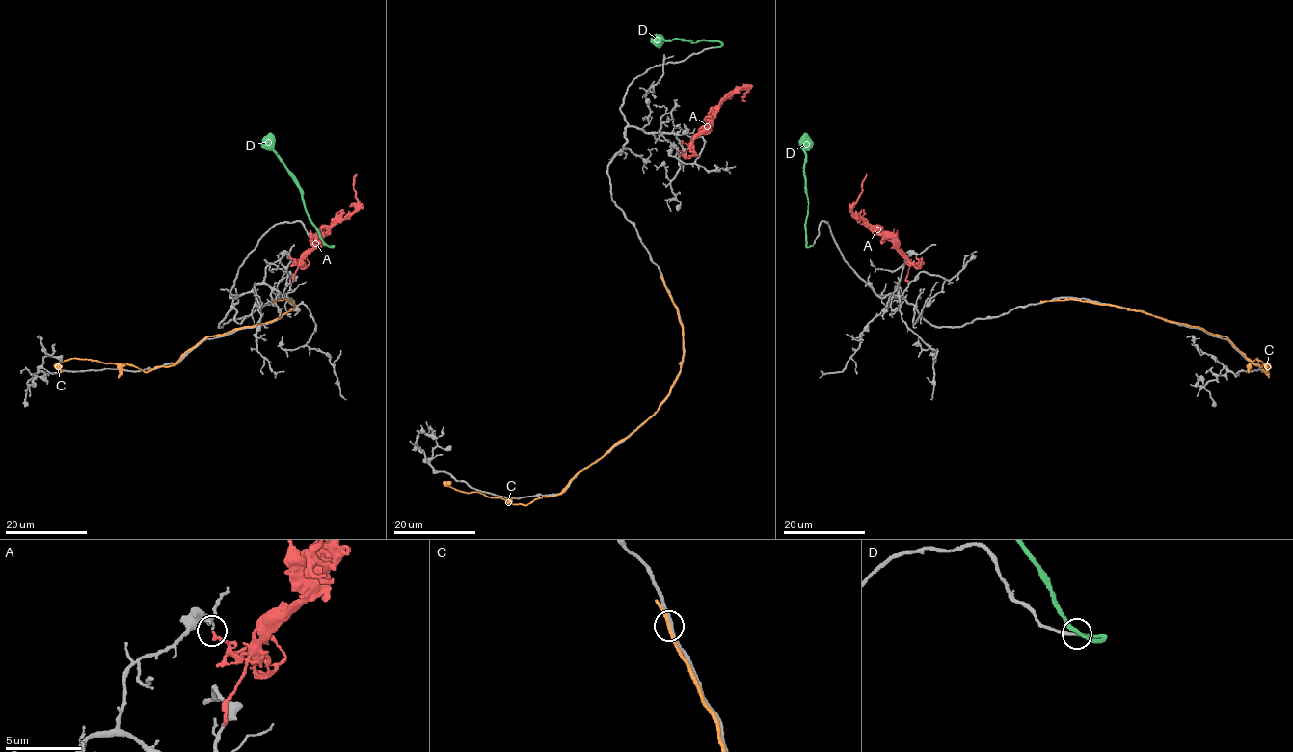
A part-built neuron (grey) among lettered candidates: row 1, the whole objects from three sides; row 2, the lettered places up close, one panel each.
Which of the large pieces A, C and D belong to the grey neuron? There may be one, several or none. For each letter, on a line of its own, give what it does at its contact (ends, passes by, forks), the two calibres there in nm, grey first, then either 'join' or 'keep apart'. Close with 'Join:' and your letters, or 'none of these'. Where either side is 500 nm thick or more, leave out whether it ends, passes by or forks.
A: it ends | 240/200 nm | keep apart
C: it passes by | 190/200 nm | keep apart
D: it ends | 190/190 nm | join
Join: D

